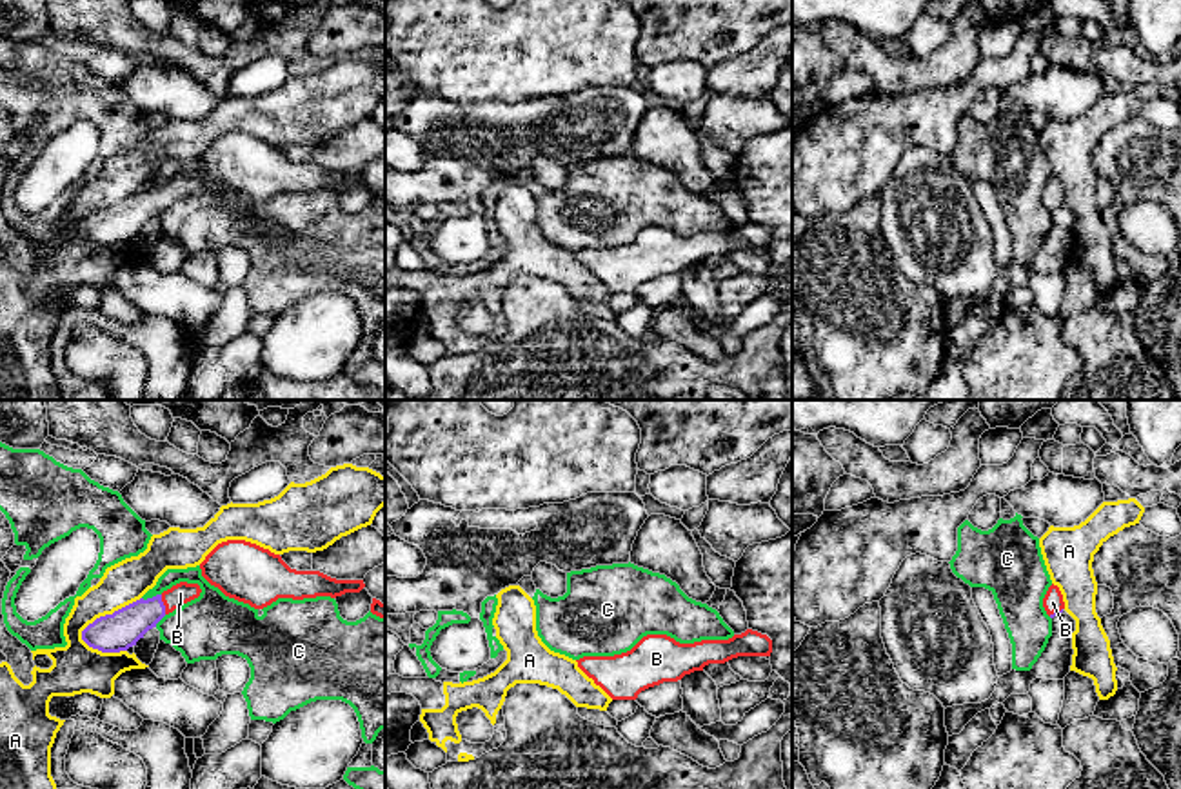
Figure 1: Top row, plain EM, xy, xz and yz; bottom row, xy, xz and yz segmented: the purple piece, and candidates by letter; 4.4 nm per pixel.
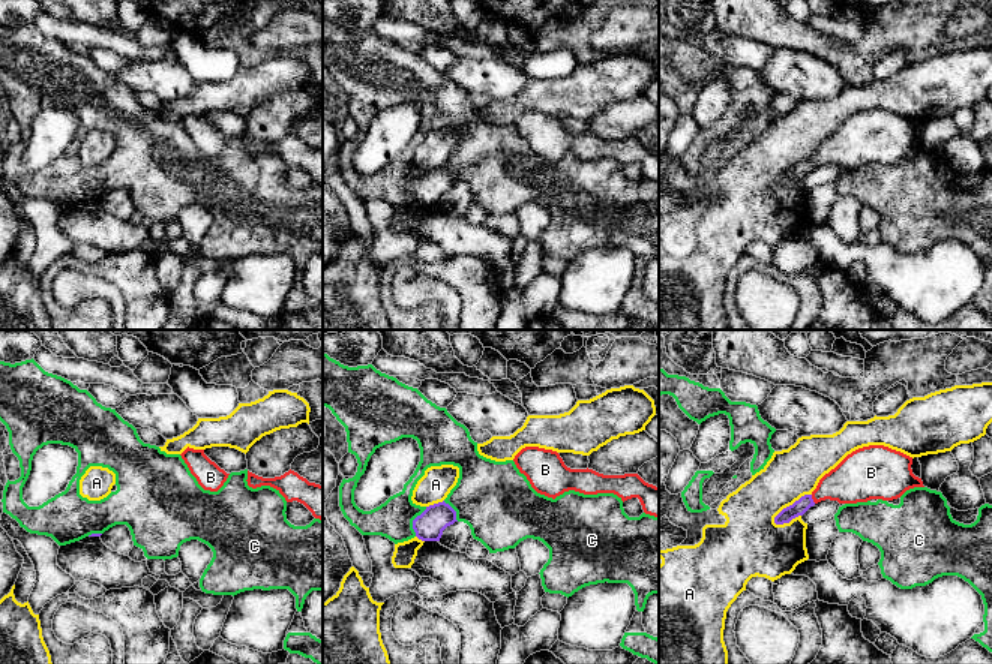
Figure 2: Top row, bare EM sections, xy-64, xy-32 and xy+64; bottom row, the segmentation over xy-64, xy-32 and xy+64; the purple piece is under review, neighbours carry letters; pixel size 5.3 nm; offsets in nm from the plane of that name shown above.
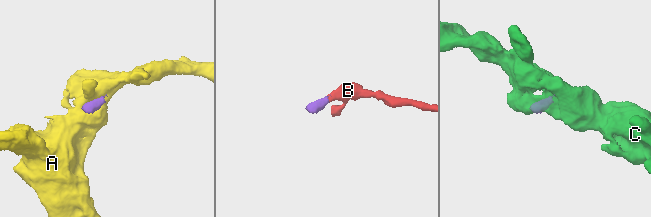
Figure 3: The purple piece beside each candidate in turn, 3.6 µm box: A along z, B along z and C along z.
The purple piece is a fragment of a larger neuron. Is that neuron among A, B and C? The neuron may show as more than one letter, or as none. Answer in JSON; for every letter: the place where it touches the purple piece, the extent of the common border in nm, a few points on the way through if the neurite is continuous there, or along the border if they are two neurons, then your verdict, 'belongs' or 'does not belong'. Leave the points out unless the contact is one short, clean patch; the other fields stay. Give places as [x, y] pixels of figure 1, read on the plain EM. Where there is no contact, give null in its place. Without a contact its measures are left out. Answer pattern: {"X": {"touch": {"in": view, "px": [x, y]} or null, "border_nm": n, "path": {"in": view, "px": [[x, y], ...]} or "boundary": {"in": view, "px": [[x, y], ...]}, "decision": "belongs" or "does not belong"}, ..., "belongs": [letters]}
{"A": {"touch": {"in": "xy", "px": [108, 208]}, "border_nm": 320, "boundary": {"in": "xy", "px": [[140, 189], [111, 206], [97, 209], [82, 224], [80, 231]]}, "decision": "does not belong"}, "B": {"touch": {"in": "xy", "px": [162, 197]}, "border_nm": 90, "path": {"in": "xy", "px": [[119, 224], [162, 197], [180, 186]]}, "decision": "belongs"}, "C": {"touch": {"in": "xy", "px": [153, 189]}, "border_nm": 90, "decision": "does not belong"}, "belongs": ["B"]}

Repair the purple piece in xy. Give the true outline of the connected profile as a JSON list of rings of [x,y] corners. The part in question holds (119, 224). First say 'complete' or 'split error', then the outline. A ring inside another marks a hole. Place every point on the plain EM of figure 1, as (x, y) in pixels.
split error | [[[180,175],[162,187],[140,191],[113,207],[96,211],[82,224],[82,233],[102,245],[127,244],[165,207],[198,191],[200,185],[198,176]]]

